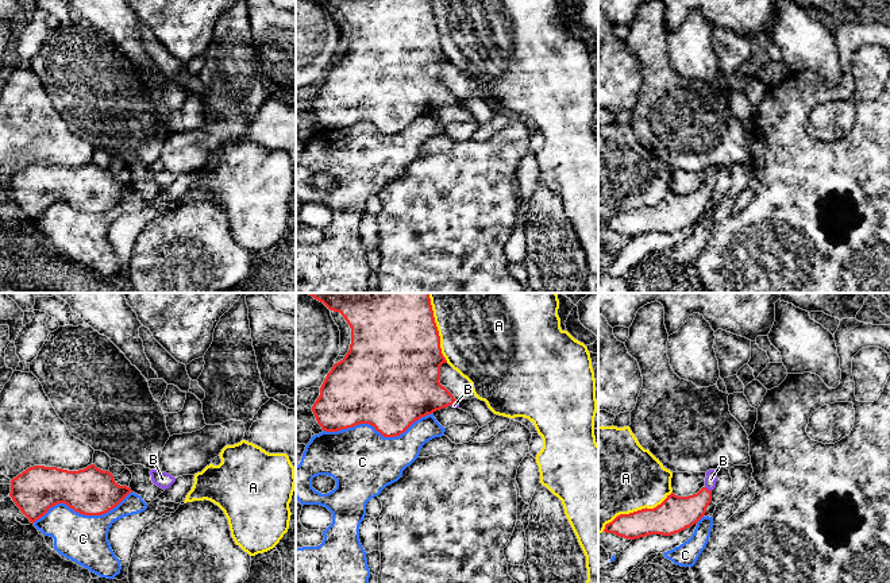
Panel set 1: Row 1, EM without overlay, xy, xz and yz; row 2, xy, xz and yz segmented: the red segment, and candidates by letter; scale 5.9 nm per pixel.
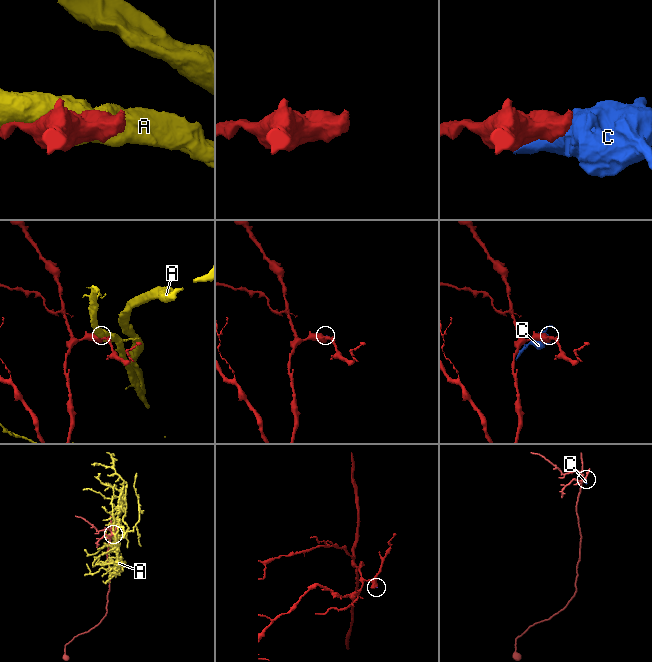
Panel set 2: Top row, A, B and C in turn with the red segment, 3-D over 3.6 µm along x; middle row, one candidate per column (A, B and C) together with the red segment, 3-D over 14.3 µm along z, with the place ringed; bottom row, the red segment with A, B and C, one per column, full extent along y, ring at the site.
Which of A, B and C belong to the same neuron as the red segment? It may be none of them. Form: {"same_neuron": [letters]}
{"same_neuron": ["B"]}

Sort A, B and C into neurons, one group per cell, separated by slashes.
A / B / C

